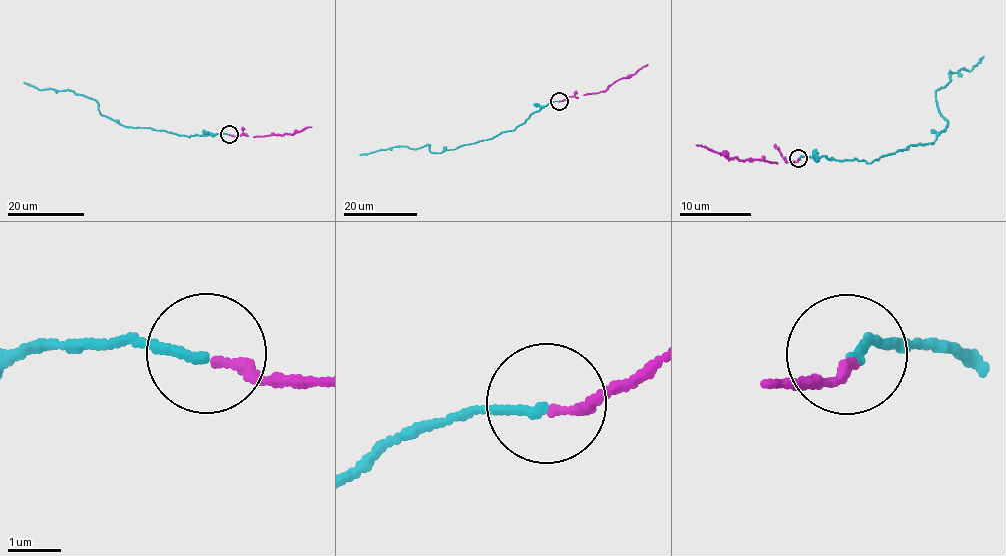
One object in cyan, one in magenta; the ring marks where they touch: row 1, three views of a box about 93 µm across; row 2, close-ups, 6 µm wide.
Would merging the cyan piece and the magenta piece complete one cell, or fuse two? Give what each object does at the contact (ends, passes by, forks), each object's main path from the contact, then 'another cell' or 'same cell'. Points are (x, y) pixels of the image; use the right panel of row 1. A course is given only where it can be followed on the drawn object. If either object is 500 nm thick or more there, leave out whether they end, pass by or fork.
cyan ends; magenta ends; course cyan (798, 157), (869, 163), (933, 143), (949, 124), (936, 91), (952, 81), (950, 72), (969, 71), (984, 56); course magenta (797, 159), (787, 161), (784, 158), (785, 162), (778, 164), (737, 158), (728, 160), (696, 144); same cell

